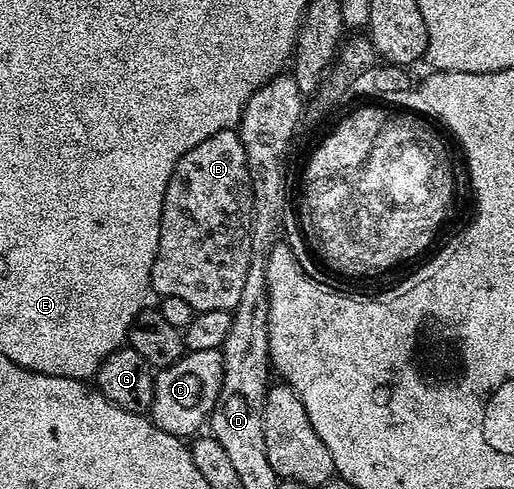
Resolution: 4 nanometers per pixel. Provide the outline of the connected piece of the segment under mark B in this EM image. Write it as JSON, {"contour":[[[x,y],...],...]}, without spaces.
{"contour":[[[234,129],[213,132],[213,136],[209,136],[209,140],[201,140],[197,148],[189,148],[189,152],[175,162],[169,176],[159,221],[157,256],[151,269],[152,291],[159,298],[178,296],[196,312],[213,309],[234,311],[241,300],[251,263],[252,217],[253,188],[245,148]]]}

